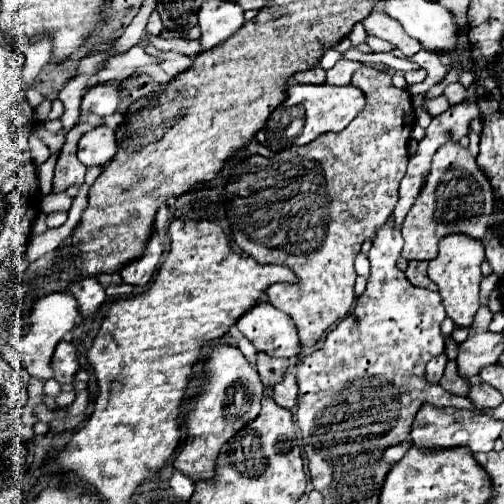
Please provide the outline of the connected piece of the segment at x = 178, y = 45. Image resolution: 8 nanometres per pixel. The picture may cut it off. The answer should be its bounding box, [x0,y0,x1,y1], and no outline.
[144,36,202,56]

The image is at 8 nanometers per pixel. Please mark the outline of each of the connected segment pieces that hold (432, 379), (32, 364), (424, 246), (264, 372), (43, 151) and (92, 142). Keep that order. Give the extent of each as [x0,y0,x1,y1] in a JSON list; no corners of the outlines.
[[426,354,448,384],[16,292,78,380],[402,142,494,260],[258,354,288,388],[30,128,48,166],[78,126,118,166]]

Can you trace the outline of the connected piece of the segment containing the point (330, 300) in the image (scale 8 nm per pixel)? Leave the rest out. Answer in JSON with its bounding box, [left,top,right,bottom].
[194,66,416,344]

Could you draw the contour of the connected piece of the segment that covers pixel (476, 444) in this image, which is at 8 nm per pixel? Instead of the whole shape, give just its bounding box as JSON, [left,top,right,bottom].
[410,404,502,452]

